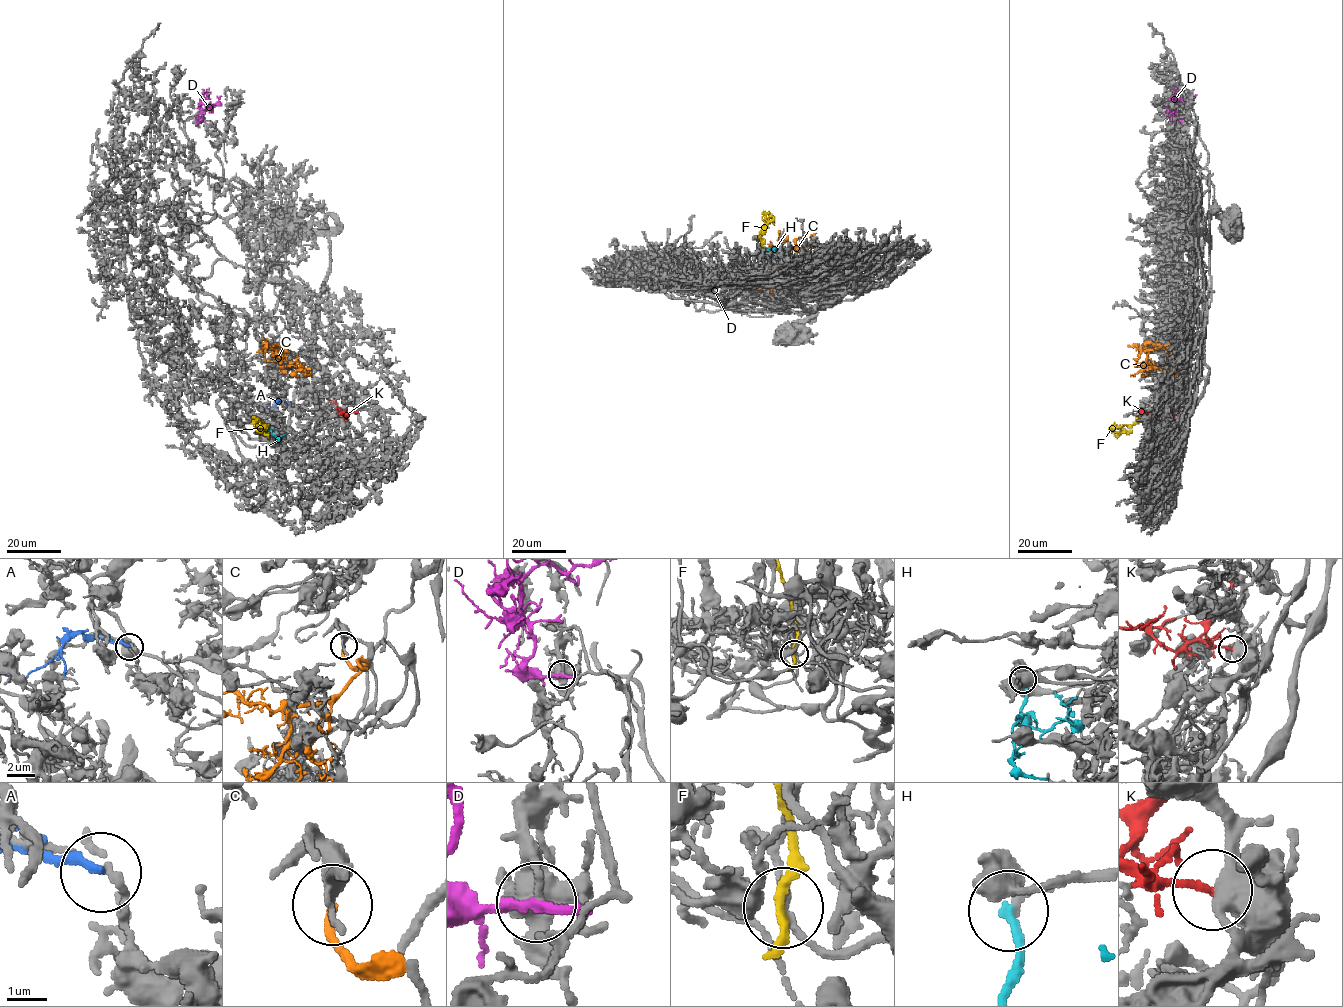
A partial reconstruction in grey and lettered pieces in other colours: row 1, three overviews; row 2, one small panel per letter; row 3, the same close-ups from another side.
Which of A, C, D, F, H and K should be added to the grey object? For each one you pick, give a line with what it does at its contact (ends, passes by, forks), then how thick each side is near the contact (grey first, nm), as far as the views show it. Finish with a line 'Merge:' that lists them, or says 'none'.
Merge: none

